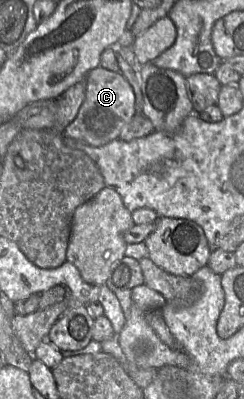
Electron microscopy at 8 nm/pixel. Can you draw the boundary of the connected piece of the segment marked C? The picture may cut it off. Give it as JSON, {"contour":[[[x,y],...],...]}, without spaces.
{"contour":[[[98,66],[86,76],[84,102],[75,119],[64,128],[63,137],[69,137],[93,147],[101,147],[118,139],[136,114],[135,95],[126,78],[120,72],[112,72]]]}

